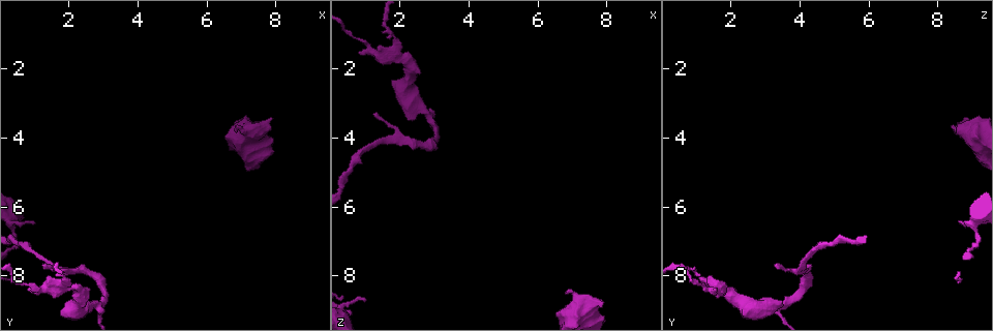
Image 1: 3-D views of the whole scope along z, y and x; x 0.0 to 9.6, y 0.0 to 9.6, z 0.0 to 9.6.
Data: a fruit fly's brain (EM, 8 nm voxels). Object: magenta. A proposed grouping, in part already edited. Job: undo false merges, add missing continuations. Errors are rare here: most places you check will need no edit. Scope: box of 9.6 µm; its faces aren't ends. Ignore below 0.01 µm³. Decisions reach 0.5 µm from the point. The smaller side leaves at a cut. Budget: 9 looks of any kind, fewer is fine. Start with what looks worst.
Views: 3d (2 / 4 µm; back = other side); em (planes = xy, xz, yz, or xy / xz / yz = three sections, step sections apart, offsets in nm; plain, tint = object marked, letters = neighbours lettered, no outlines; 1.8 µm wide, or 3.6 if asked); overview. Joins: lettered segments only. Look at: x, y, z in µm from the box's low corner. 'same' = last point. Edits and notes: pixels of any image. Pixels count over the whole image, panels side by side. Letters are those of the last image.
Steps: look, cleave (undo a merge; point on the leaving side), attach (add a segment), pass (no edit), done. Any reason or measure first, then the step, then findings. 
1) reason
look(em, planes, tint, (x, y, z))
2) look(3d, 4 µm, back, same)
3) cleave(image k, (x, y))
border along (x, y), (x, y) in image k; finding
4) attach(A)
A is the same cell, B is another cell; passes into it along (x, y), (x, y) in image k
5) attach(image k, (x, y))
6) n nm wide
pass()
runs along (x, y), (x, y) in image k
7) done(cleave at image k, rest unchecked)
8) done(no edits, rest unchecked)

three arms meet
look(3d, 2 µm, back, (2.80, 8.85, 3.30))

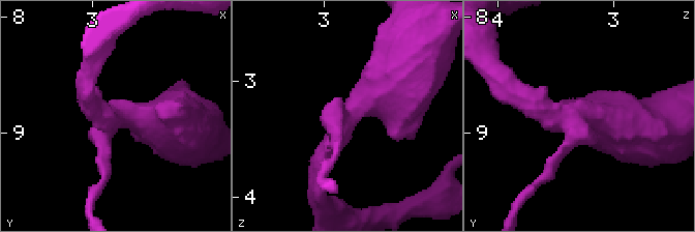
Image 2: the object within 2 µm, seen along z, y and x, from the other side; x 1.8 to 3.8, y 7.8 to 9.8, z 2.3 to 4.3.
3 arms
look(em, xy, step 8, tint, (2.76, 8.88, 3.28))

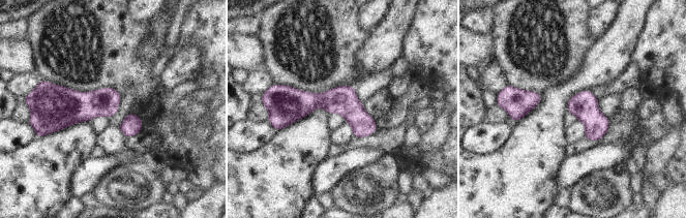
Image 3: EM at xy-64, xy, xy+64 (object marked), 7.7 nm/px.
look(em, planes, letters, same)

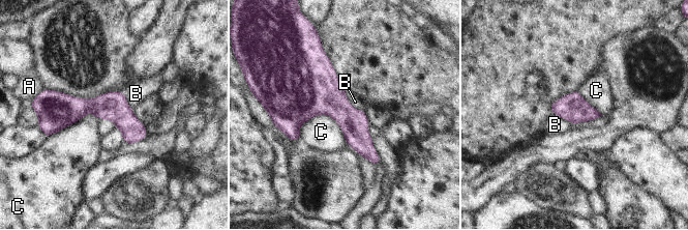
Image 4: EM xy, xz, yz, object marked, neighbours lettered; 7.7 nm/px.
C touches over 420 nm
pass()
A, B and C are other cells; runs along (51, 109), (112, 107), (144, 134) in image 4; all the same neuron

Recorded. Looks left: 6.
free end
look(3d, 2 µm, (6.80, 3.55, 8.40))

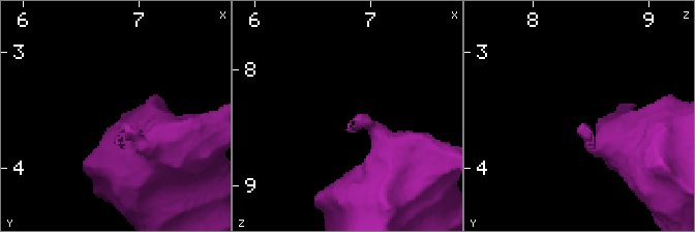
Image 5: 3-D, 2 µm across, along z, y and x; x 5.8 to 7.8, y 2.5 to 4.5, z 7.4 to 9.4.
look(em, yz, step 8, letters, (6.86, 3.62, 8.44))

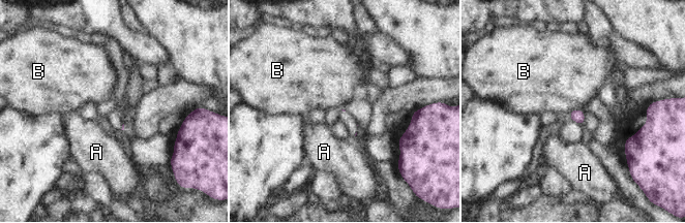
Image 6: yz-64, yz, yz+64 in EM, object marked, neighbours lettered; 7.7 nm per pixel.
look(em, planes, letters, same)

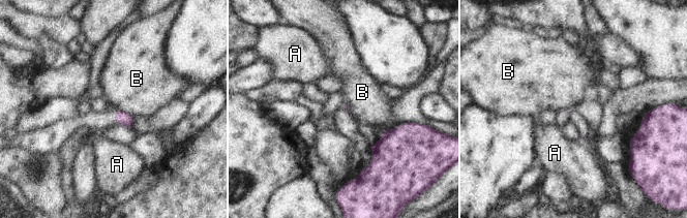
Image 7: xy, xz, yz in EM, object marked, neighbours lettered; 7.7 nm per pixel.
pass()
A and B are other cells; border along (404, 123), (380, 132) in image 7; none of them fits

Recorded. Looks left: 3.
an open end
look(3d, 2 µm, (1.05, 6.45, 8.70))

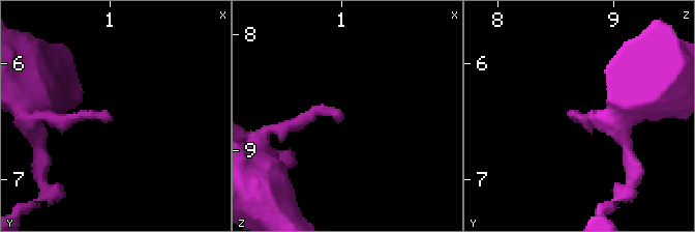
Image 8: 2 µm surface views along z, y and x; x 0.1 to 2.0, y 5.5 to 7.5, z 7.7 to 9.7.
shape alone is not enough
look(em, planes, tint, (1.02, 6.46, 8.70))

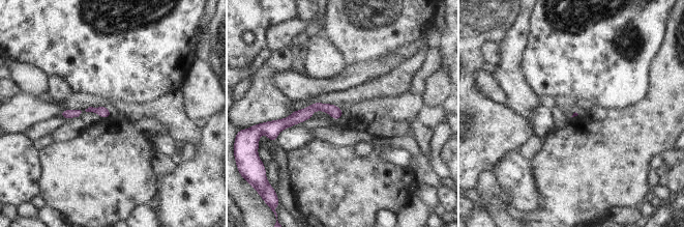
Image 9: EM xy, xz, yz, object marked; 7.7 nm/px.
what lies round it
look(em, planes, letters, same)

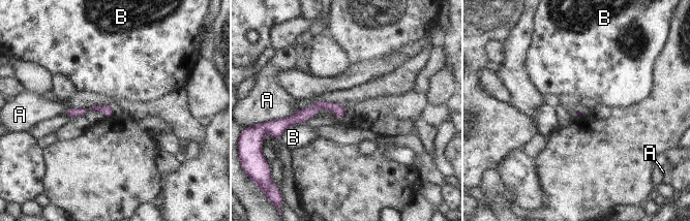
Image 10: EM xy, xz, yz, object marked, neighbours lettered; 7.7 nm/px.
A touches over 180 nm
pass()
A and B are other cells; none of them fits

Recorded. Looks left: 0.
done(no edits, rest unchecked)

